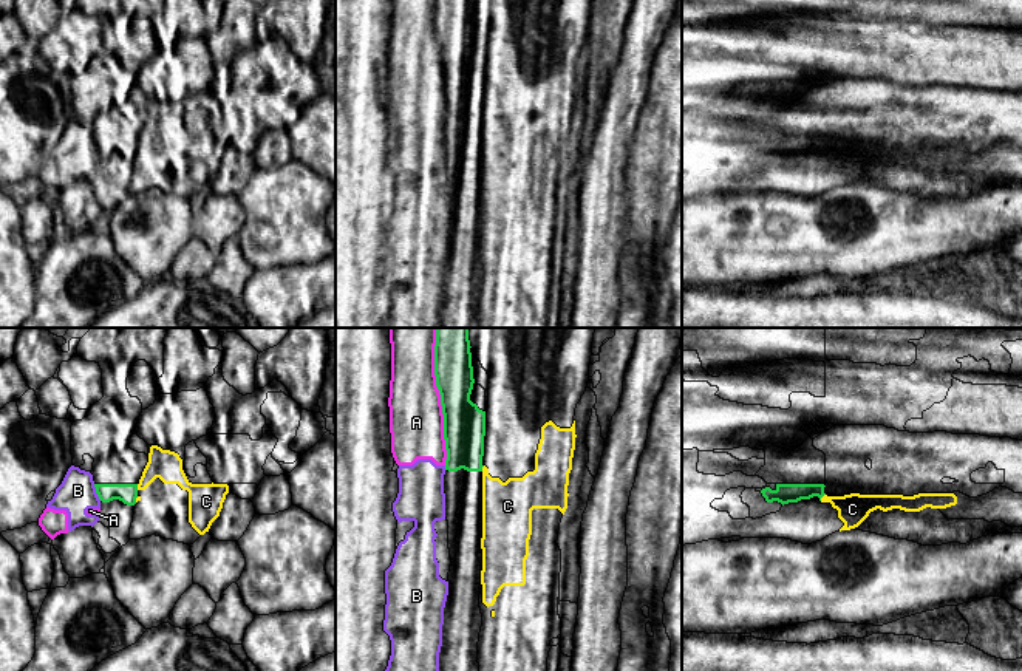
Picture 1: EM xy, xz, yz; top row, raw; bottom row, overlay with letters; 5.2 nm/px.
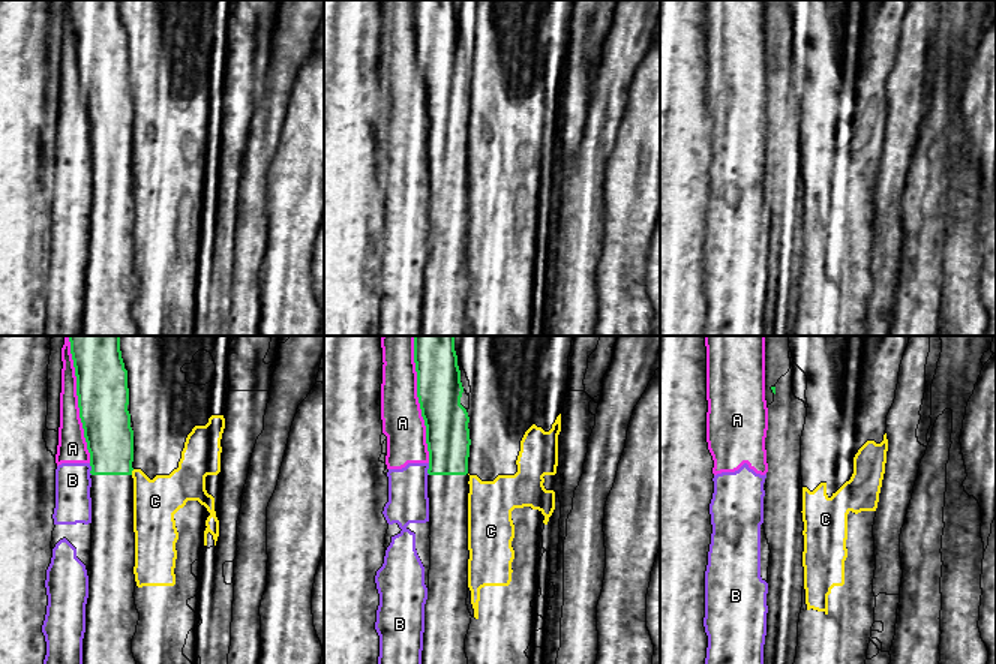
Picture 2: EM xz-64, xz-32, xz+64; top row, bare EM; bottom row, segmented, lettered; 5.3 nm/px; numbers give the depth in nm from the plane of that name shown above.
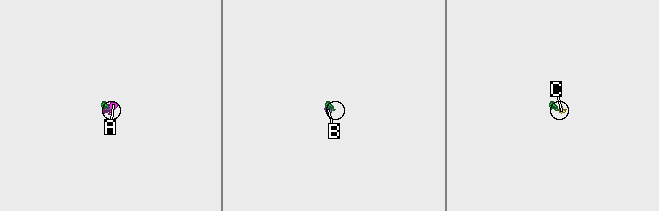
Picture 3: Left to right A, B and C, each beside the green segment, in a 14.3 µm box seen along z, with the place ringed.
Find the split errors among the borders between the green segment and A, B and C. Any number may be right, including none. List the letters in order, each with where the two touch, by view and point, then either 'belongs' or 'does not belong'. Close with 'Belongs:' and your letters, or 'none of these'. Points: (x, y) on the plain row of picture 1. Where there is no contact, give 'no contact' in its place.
A: meets green in xz at (441, 57); does not belong
B: meets green in xy at (96, 146); does not belong
C: meets green in yz at (823, 149); does not belong
Belongs: none of these

